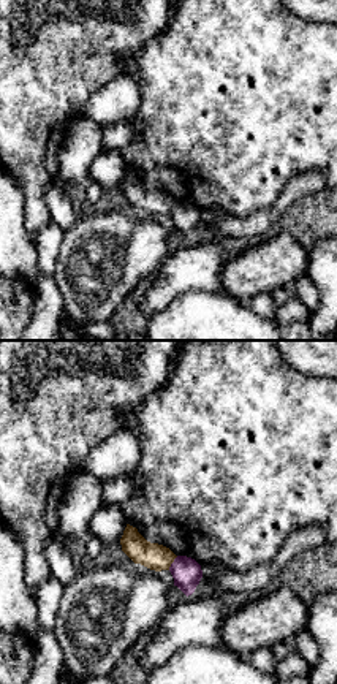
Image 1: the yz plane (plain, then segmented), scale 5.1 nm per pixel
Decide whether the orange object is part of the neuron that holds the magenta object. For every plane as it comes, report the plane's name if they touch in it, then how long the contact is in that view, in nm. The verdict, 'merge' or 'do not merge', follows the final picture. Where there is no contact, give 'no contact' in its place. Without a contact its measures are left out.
yz | 90 nm

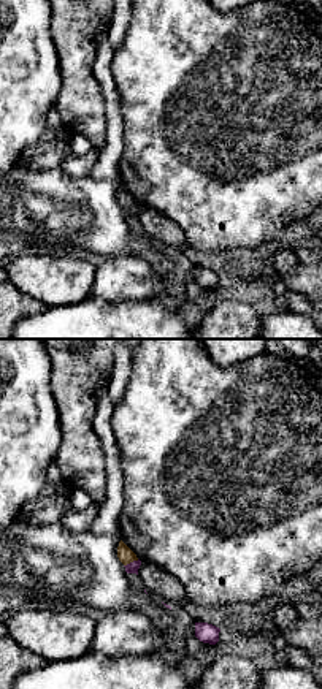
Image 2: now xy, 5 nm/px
xy | 90 nm

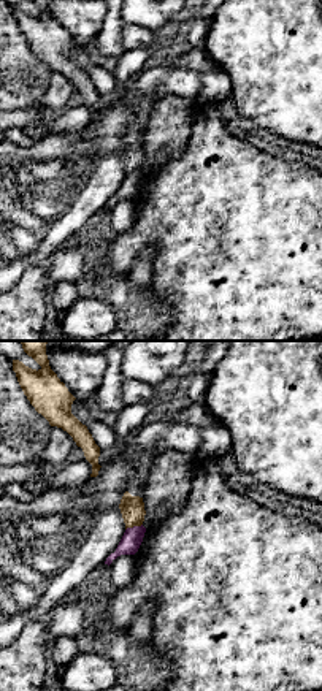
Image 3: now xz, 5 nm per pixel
xz | 90 nm

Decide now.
do not merge

